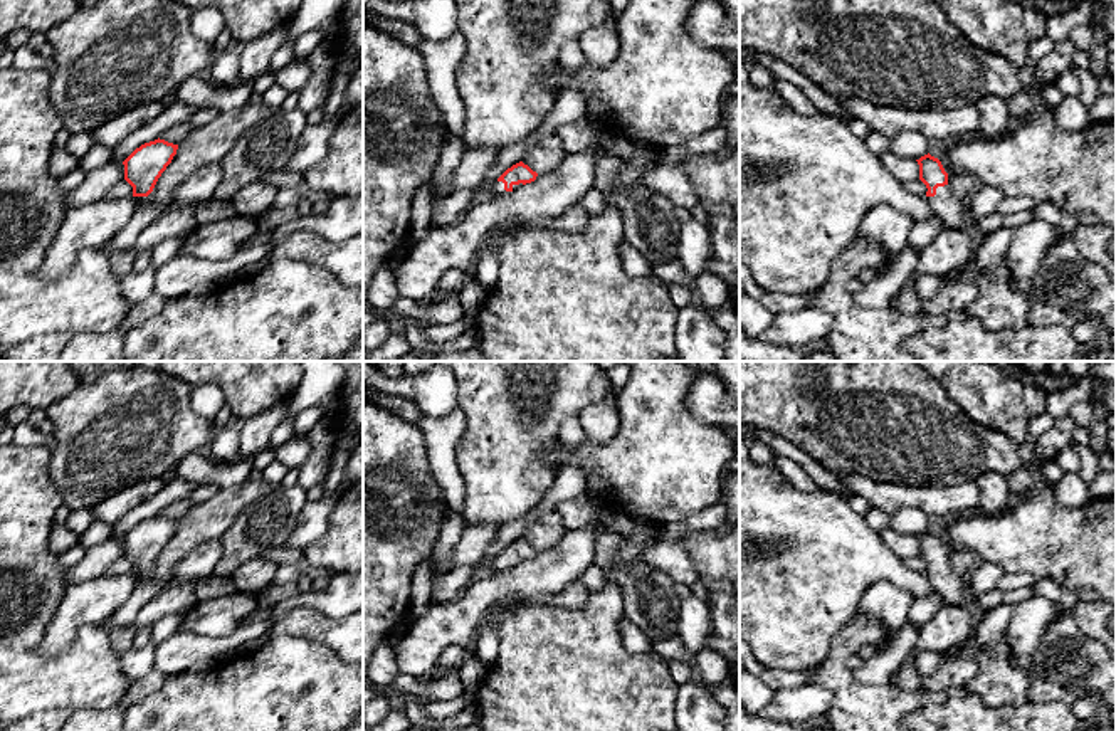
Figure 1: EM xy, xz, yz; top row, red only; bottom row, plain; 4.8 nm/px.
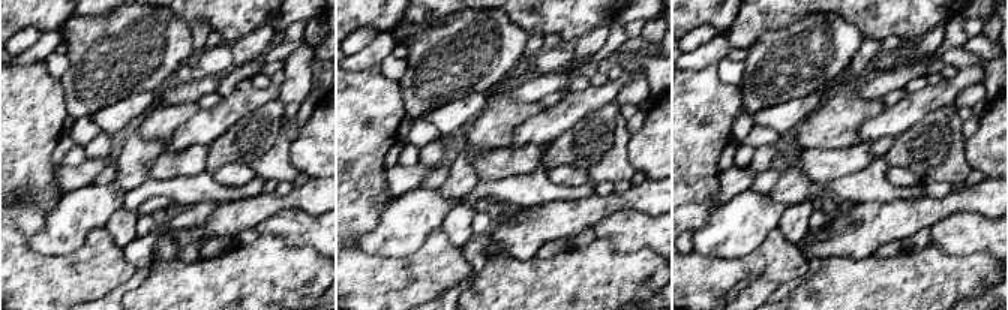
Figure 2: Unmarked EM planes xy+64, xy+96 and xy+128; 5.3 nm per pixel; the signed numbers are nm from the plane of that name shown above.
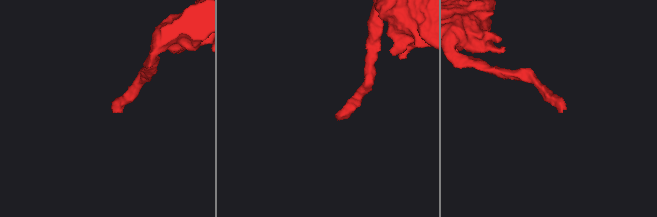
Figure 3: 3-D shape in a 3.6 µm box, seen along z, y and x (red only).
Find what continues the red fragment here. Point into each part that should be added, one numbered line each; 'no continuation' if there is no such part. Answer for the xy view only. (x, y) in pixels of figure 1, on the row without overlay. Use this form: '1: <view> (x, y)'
1: xy (177, 510)

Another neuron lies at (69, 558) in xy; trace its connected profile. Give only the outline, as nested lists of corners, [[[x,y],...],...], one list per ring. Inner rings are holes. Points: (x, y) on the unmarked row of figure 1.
[[[77,543],[74,548],[64,551],[62,555],[59,555],[59,561],[64,568],[72,568],[76,566],[77,563],[81,563],[81,560],[84,558],[86,555],[86,548]]]

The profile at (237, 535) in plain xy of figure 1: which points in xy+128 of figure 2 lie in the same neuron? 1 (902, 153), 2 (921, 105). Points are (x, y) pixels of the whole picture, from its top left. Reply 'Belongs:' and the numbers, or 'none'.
Belongs: 1

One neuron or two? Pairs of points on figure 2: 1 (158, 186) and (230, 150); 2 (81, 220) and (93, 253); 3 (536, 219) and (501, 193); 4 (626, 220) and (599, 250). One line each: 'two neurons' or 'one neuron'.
1: two neurons
2: two neurons
3: two neurons
4: two neurons

